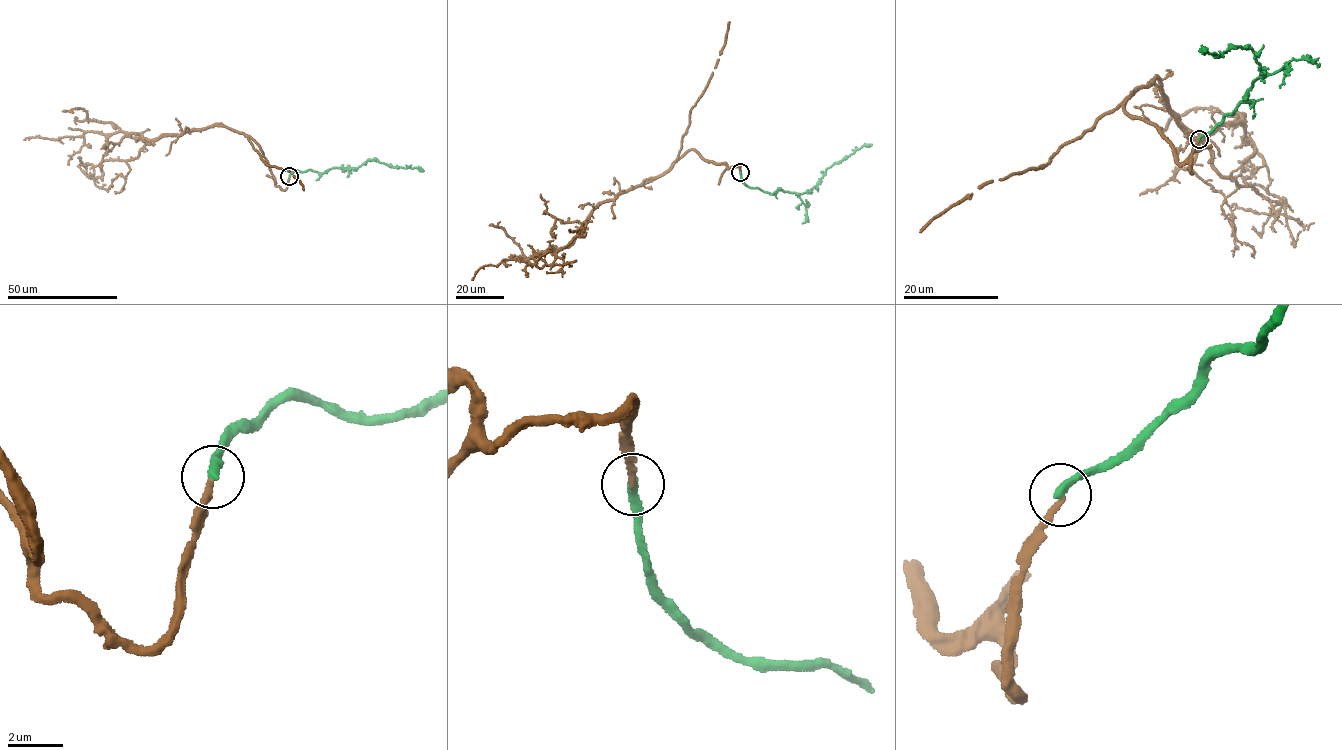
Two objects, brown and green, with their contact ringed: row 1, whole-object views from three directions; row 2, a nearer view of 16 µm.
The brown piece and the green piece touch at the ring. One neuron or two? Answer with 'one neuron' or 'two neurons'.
two neurons

